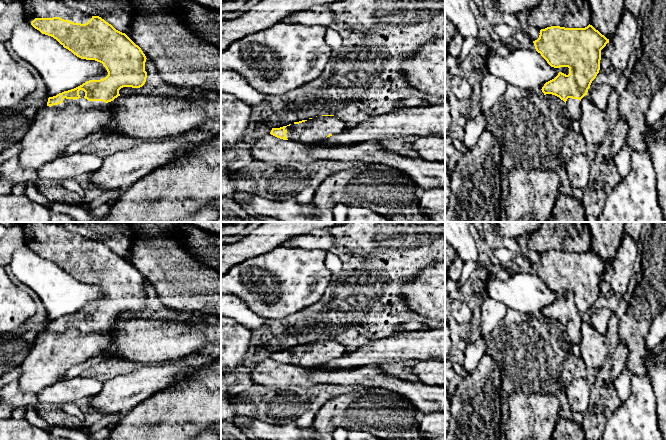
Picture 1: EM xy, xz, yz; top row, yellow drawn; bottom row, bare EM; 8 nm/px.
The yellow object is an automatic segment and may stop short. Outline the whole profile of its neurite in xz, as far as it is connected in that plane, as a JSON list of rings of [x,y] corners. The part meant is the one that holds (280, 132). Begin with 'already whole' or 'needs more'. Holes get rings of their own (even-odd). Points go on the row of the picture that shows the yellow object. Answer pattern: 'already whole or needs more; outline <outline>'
needs more; outline [[[322,115],[280,128],[272,128],[270,134],[283,140],[309,145],[341,133],[345,129],[345,124],[336,116]]]

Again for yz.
needs more; outline [[[592,25],[585,28],[565,28],[551,26],[541,29],[539,38],[533,41],[535,49],[554,68],[568,67],[569,74],[559,72],[558,75],[546,82],[542,87],[544,95],[552,94],[563,100],[571,114],[572,119],[581,118],[581,99],[587,95],[592,81],[600,70],[601,50],[609,43],[604,35]]]

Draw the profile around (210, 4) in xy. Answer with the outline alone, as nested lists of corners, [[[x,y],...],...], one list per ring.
[[[190,0],[208,9],[221,11],[221,0]]]

